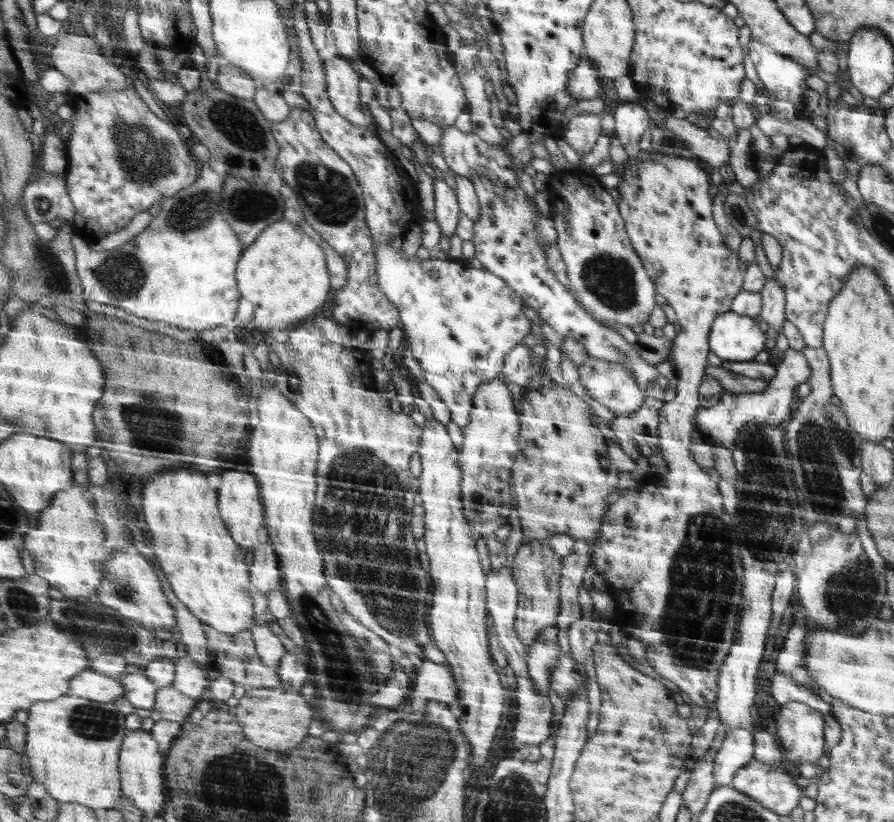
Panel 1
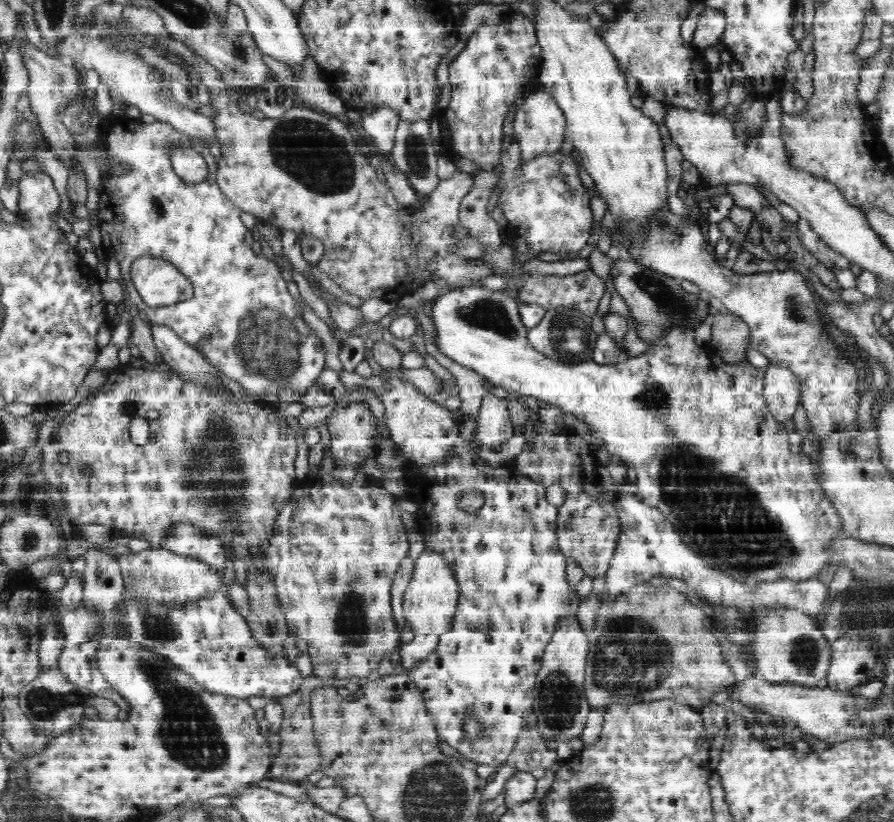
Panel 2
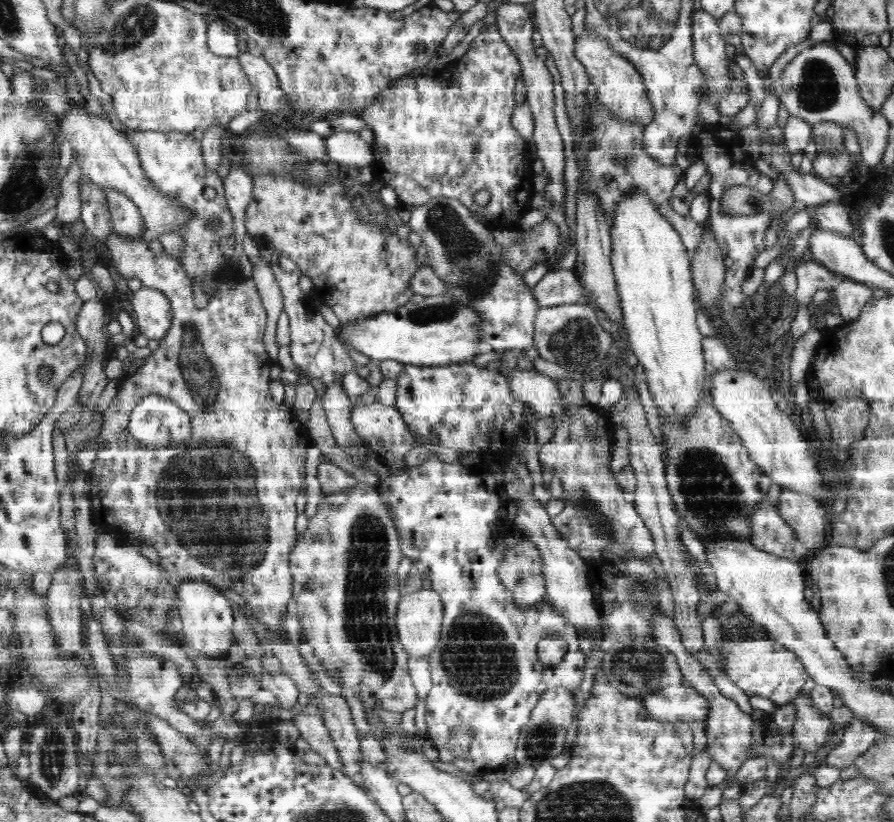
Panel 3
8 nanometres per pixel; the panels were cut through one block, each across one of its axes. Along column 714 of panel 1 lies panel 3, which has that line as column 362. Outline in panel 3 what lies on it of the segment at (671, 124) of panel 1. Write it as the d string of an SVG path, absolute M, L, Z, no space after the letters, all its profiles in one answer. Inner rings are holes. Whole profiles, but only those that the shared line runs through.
M336 132L326 138L326 154L332 162L346 168L372 166L372 144L364 142L356 132Z

